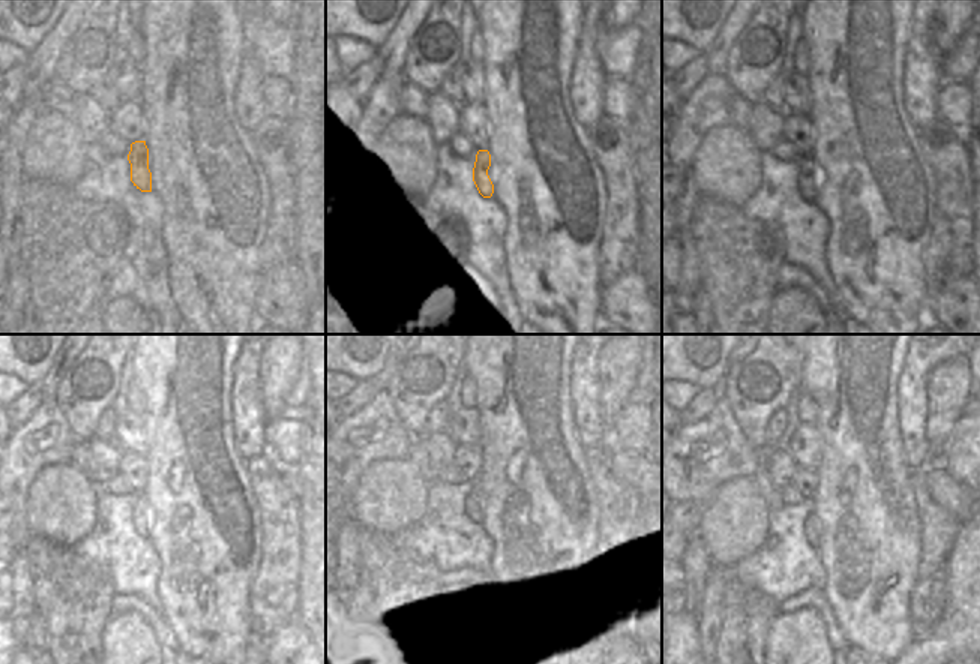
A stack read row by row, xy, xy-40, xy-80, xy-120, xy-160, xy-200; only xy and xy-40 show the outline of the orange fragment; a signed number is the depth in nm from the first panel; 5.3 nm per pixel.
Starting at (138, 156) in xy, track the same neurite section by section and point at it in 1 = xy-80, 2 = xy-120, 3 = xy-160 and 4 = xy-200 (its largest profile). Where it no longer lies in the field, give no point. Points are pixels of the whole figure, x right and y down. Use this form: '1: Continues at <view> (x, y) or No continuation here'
1: Continues at xy-80 (811, 179)
2: Continues at xy-120 (143, 516)
3: Continues at xy-160 (473, 505)
4: Continues at xy-200 (812, 528)

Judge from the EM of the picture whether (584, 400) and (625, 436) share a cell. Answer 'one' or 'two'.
two

